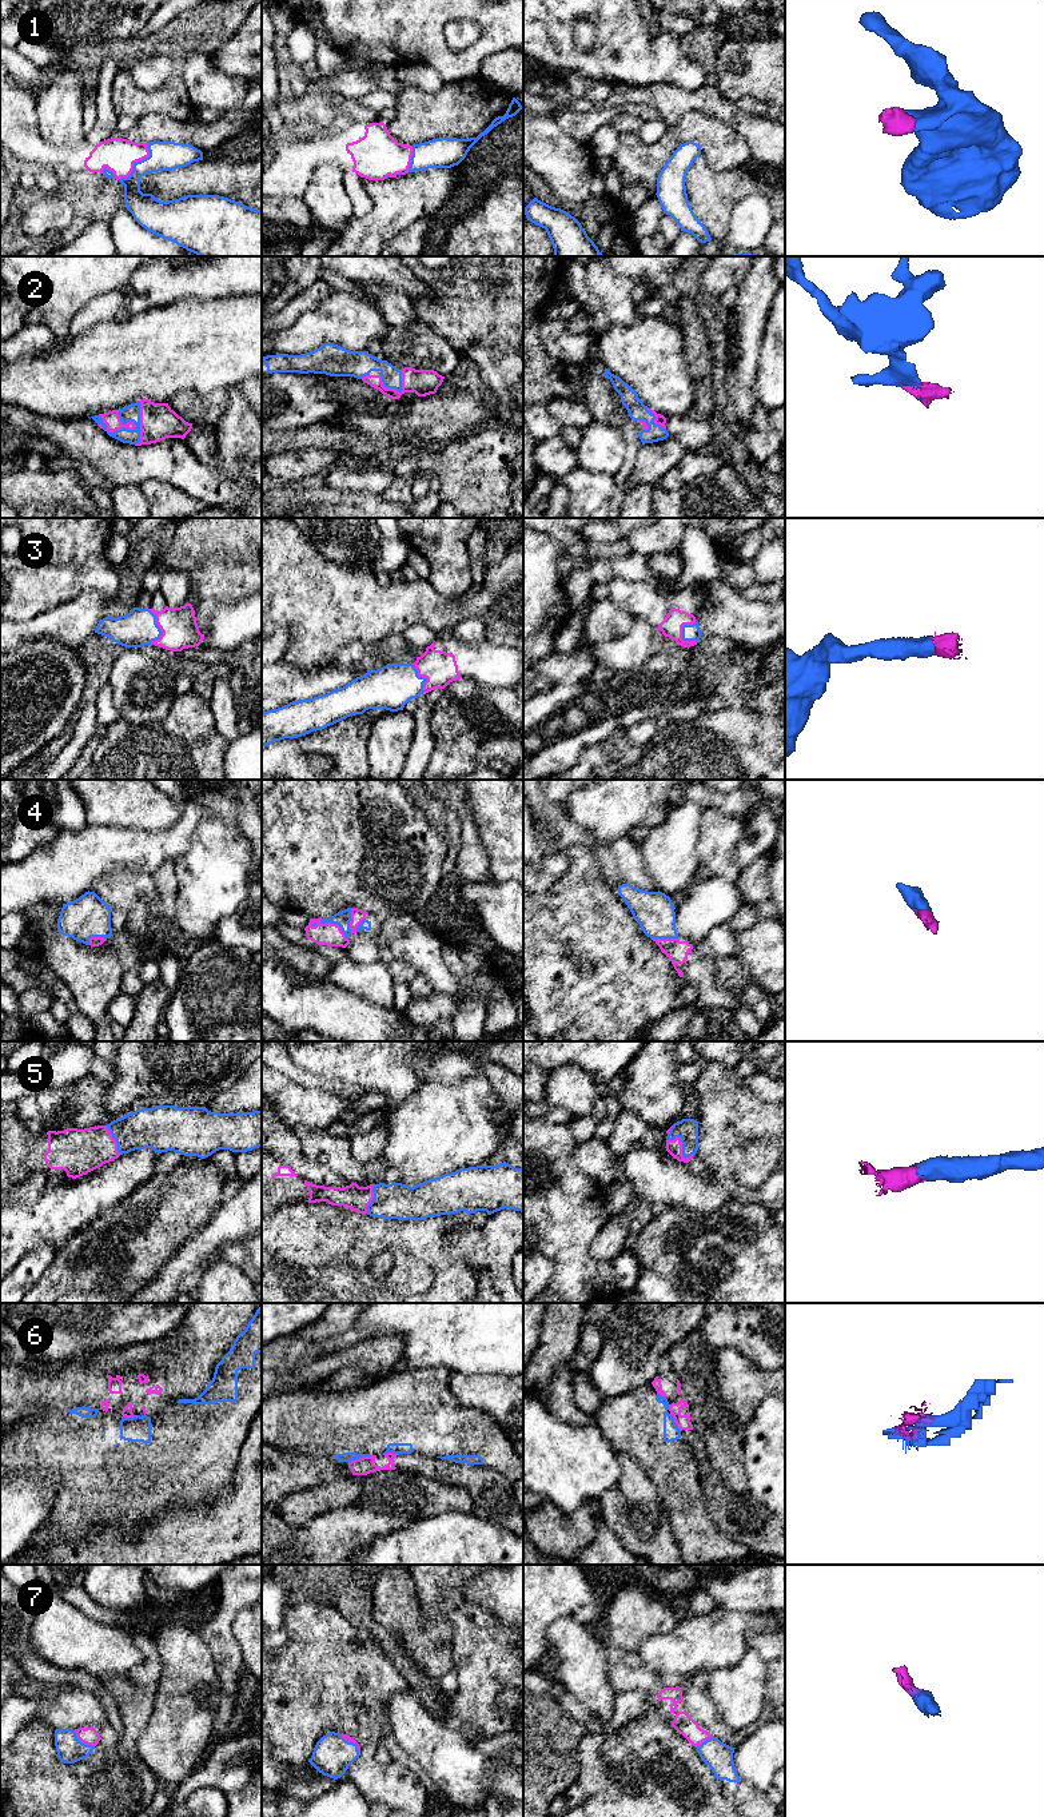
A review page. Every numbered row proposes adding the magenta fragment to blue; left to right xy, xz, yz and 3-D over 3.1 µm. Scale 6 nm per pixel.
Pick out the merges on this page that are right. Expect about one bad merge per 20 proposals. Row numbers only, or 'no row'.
1, 2, 3, 4, 5, 7

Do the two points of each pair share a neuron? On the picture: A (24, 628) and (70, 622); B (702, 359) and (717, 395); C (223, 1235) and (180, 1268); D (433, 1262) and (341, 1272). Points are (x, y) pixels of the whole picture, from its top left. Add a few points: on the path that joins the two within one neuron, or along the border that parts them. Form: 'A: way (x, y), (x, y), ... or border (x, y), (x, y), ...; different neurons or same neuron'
A: way (35, 628), (59, 624); same neuron
B: way (706, 369), (709, 386); same neuron
C: way (212, 1238), (191, 1258); same neuron
D: way (410, 1262), (394, 1259), (363, 1266); same neuron

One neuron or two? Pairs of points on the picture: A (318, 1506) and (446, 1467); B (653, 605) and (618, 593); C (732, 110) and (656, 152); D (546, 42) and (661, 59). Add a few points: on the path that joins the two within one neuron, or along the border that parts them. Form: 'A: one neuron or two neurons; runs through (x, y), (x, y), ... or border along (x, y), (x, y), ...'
A: two neurons; border along (391, 1469), (419, 1473), (451, 1485)
B: one neuron; runs through (645, 601), (626, 594)
C: two neurons; border along (688, 112), (702, 111), (714, 115), (744, 136)
D: one neuron; runs through (574, 59), (633, 59)

